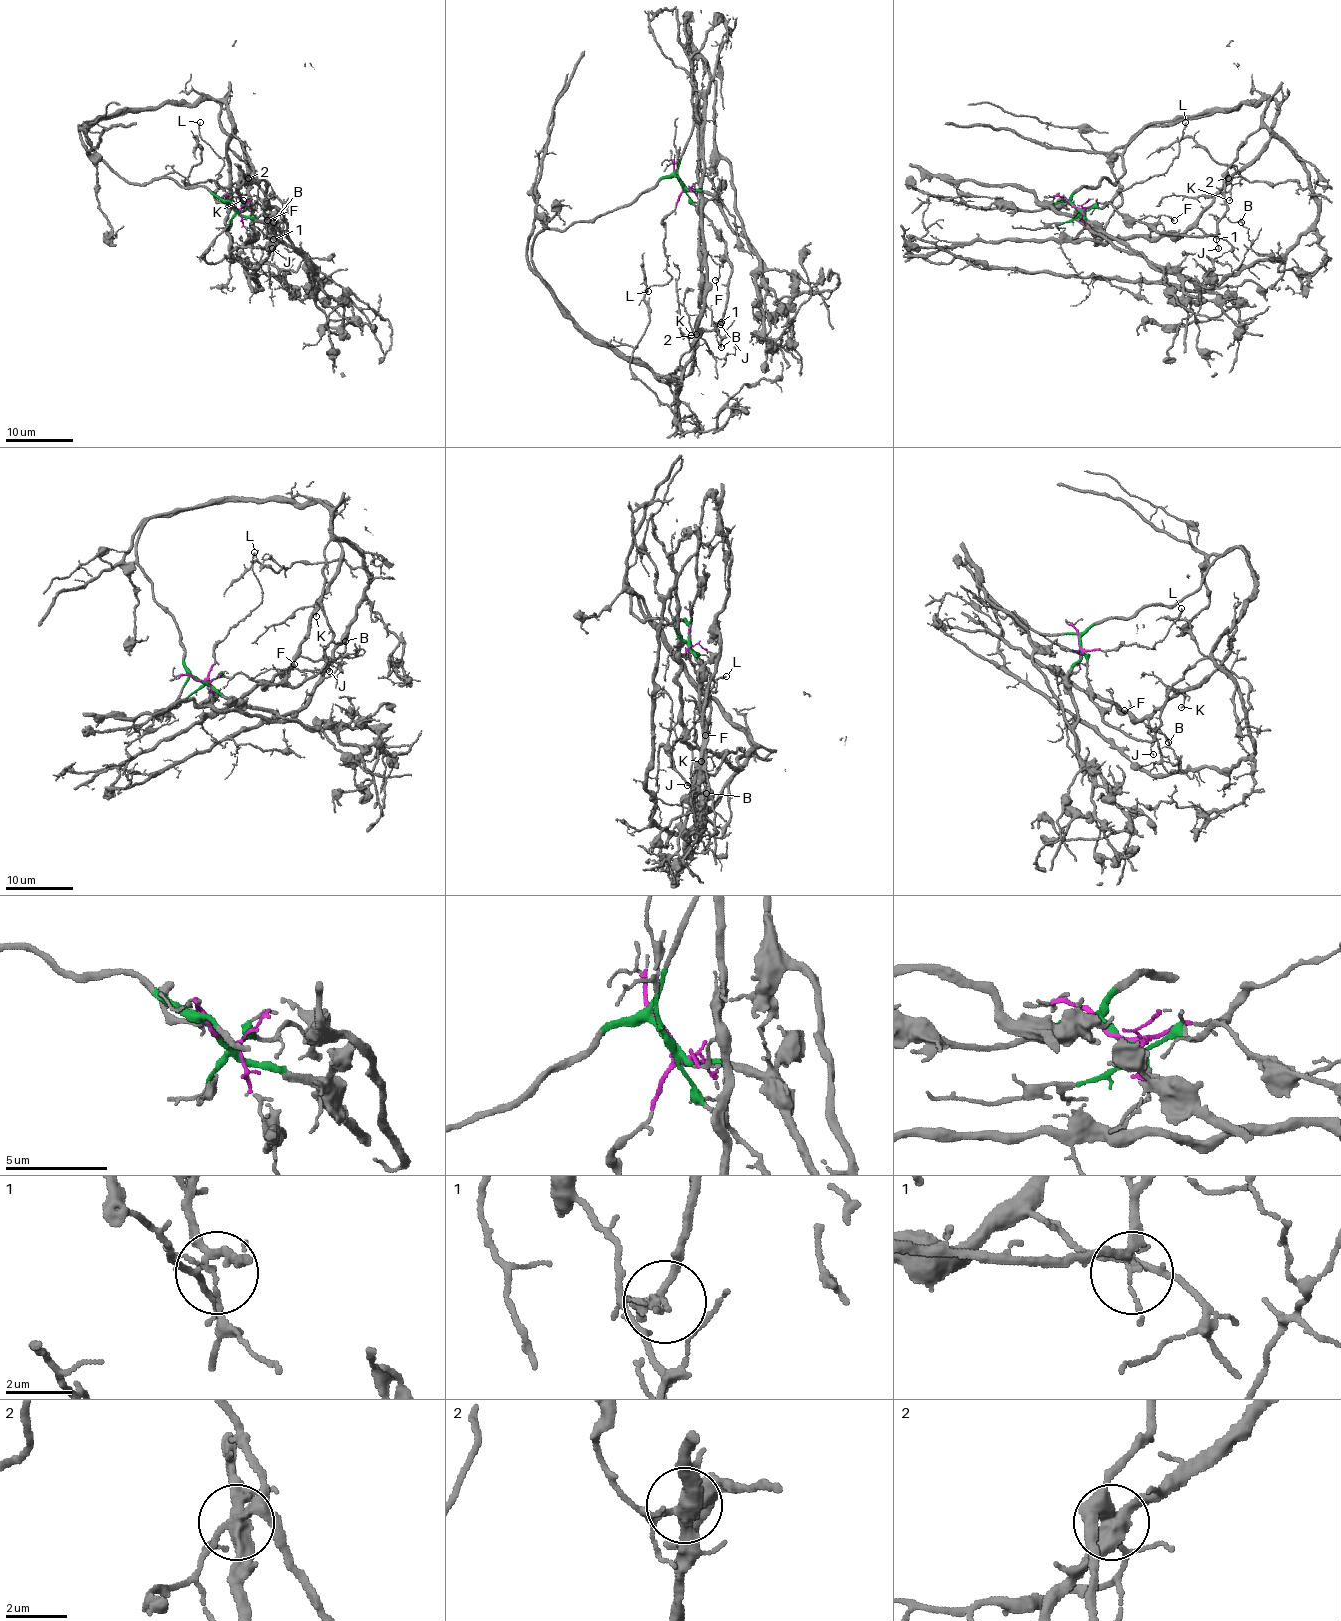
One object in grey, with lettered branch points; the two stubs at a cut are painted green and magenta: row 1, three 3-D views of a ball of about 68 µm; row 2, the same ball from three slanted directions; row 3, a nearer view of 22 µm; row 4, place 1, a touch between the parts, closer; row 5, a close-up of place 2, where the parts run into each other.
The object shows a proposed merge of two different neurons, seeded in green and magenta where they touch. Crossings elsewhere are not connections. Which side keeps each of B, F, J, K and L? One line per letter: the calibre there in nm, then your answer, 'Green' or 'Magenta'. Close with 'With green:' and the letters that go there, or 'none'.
B: Thickness 120 nm. Green
F: Thickness 180 nm. Green
J: Thickness 110 nm. Green
K: Thickness 110 nm. Green
L: Thickness 160 nm. Magenta
With green: B, F, J, K

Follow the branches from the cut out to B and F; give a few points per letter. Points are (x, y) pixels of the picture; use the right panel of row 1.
B: (1076, 207), (1086, 212), (1111, 203), (1137, 222), (1179, 235), (1213, 235), (1225, 217), (1242, 222)
F: (1076, 207), (1086, 212), (1104, 208), (1111, 203), (1137, 222), (1155, 223), (1162, 215), (1169, 215), (1174, 220)

